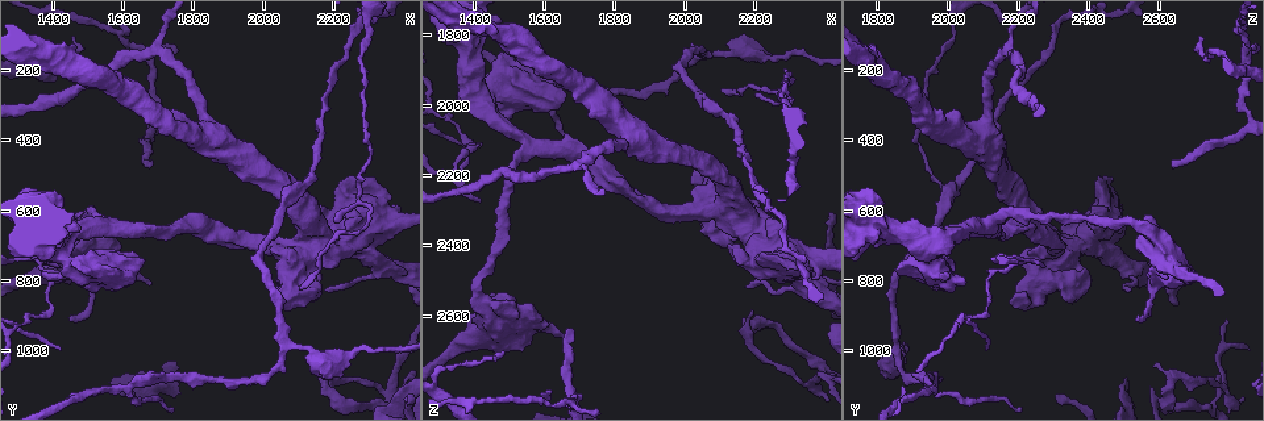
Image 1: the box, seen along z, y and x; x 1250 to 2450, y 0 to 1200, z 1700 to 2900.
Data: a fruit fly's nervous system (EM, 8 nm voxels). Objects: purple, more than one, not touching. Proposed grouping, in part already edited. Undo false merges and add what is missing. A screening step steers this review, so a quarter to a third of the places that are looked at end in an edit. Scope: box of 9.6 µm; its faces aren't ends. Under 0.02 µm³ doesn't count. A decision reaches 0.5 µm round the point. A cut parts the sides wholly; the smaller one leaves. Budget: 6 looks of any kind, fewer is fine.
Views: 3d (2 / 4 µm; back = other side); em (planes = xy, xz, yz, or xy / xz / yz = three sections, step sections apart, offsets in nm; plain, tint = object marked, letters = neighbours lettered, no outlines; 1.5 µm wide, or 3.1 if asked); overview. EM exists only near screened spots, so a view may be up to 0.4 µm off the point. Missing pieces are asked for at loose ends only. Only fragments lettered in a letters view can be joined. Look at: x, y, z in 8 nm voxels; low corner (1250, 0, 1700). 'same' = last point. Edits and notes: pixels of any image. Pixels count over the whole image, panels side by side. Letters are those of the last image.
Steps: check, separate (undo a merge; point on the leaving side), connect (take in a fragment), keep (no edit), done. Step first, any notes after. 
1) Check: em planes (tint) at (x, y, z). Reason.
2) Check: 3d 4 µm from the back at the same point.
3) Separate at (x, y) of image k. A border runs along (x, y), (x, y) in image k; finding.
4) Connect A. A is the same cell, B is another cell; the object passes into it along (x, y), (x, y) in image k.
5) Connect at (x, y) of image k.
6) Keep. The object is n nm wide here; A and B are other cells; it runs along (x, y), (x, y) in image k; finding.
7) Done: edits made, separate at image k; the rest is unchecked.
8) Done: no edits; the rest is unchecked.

Check: em yz step 4 (letters) at (2190, 1040, 2590). Free end.

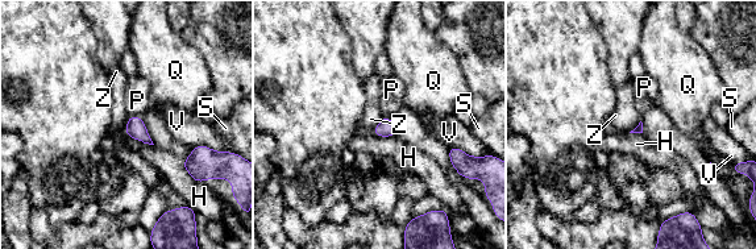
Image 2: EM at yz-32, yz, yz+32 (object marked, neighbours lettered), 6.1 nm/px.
Keep. The longest contact is with H, 190 nm; H, P, Q, S, V and Z are other cells; a border runs along (385, 115), (369, 131) in image 2; none of them fits.

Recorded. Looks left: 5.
Check: em planes (tint) at (2180, 840, 2520). Branch stops here.

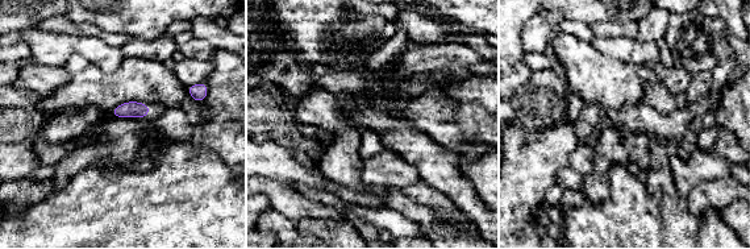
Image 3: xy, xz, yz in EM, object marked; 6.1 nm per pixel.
Check: em planes (letters) at the same point.

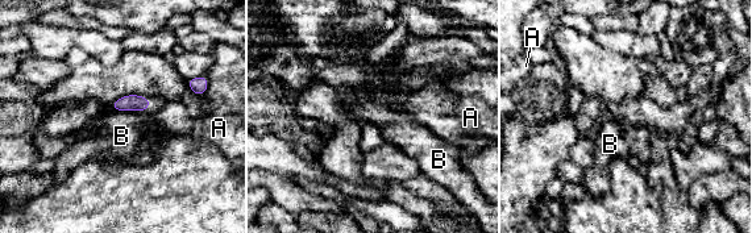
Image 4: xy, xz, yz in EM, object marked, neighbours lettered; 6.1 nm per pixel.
Keep. A and B are other cells; a border runs along (153, 103), (142, 111), (113, 112) in image 4; none of them fits.

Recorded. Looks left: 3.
Check: 3d 4 µm at (1390, 790, 2120). Abrupt turn.

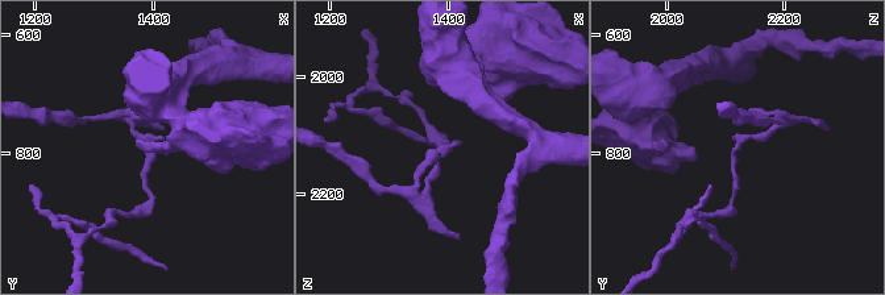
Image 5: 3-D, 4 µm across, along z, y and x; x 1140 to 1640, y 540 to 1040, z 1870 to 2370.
Check: em planes (tint) at (1380, 785, 2115). Shape alone is not enough.

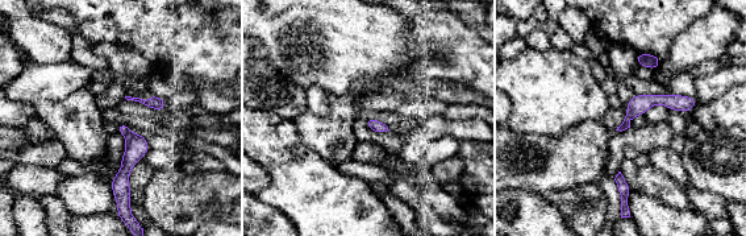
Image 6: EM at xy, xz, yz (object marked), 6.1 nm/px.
Check: em planes (letters) at the same point.

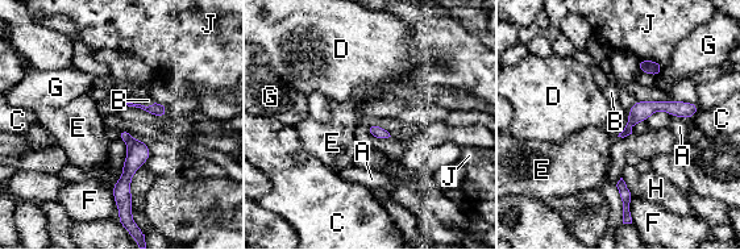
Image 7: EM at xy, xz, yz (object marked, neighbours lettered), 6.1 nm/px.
Separate at (640, 111) of image 7. The object is 70 nm wide here; A, B, C, D, E, F, G, H and J are other cells; a border runs along (630, 116), (635, 121) in image 7; a second cell is stuck on.

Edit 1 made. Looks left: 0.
Done: edits made, separate at image 7; the rest is unchecked.

